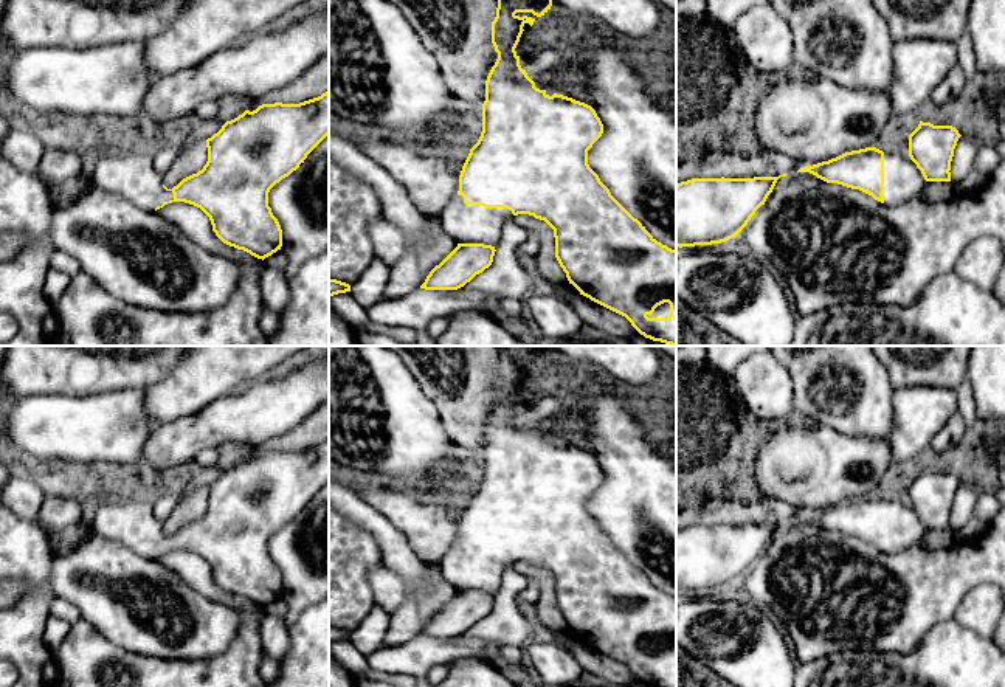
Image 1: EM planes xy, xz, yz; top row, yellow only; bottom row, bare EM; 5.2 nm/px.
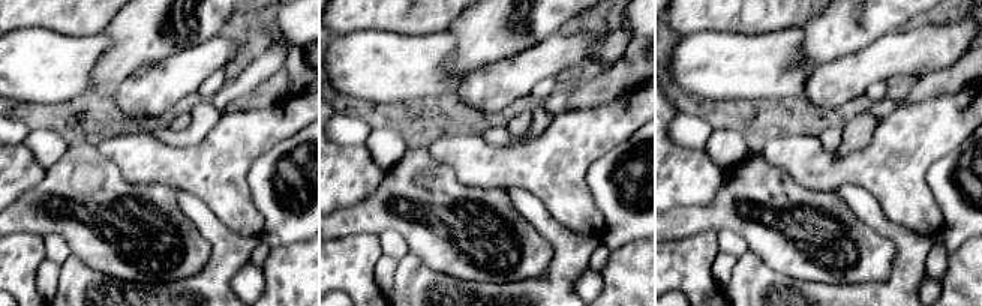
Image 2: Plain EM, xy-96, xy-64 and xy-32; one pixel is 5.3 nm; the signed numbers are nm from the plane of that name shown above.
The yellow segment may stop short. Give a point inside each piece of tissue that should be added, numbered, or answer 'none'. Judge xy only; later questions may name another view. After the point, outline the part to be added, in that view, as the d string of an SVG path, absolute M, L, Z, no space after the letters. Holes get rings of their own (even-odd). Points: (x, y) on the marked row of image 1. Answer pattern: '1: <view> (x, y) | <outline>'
1: xy (132, 176) | M102 154L90 166L92 180L109 192L116 192L144 211L155 211L174 200L163 188L163 178L152 157L144 154Z

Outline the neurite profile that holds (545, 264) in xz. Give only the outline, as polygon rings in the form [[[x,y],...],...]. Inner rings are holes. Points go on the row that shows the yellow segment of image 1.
[[[529,214],[515,216],[515,222],[527,233],[534,233],[540,240],[540,251],[534,257],[530,267],[534,273],[551,282],[560,298],[580,295],[580,292],[568,281],[566,273],[555,257],[554,230],[544,220]]]

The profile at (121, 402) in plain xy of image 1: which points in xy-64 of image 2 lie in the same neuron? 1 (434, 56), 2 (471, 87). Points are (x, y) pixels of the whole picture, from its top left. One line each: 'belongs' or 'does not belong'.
1: belongs
2: does not belong

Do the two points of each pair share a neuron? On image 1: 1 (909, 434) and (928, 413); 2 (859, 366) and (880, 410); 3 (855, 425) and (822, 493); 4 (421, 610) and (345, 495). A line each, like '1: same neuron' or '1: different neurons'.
1: same neuron
2: same neuron
3: different neurons
4: same neuron

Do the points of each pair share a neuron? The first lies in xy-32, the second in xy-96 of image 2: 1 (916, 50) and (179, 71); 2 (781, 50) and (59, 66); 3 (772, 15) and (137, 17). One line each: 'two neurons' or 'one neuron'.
1: one neuron
2: one neuron
3: two neurons

